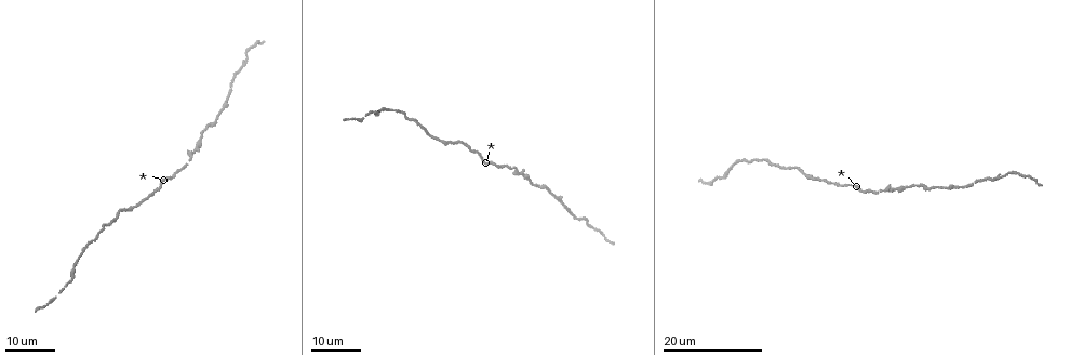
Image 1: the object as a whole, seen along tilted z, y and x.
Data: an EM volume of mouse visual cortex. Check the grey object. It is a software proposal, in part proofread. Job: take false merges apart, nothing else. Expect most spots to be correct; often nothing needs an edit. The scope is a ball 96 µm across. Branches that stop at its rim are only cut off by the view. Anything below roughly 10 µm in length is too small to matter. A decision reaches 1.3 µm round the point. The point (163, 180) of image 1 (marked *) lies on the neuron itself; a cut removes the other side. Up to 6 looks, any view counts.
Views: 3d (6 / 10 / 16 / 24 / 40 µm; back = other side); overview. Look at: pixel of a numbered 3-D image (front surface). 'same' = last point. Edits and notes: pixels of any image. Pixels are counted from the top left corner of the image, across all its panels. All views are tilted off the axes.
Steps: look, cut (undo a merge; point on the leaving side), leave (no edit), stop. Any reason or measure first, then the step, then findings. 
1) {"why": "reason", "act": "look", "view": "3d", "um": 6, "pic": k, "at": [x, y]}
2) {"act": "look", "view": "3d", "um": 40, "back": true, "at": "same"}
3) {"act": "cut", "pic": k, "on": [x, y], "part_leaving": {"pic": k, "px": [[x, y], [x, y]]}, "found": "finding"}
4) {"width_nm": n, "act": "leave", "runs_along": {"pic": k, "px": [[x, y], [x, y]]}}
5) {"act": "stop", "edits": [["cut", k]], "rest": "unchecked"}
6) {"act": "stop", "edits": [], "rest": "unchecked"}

{"why": "calibre changes", "act": "look", "view": "3d", "um": 16, "pic": 1, "at": [903, 186]}

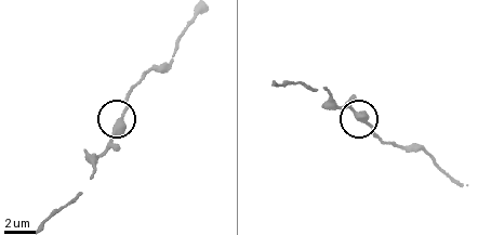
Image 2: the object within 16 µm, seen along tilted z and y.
{"act": "look", "view": "3d", "um": 10, "pic": 2, "at": [120, 115]}

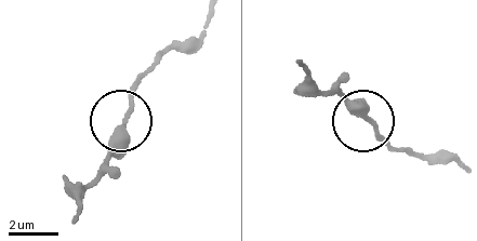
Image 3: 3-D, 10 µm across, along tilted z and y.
{"act": "leave", "runs_along": {"pic": 3, "px": [[76, 217], [145, 70]]}, "found": "all the same neuron"}

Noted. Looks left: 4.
{"why": "sudden change in width", "act": "look", "view": "3d", "um": 24, "pic": 1, "at": [927, 190]}

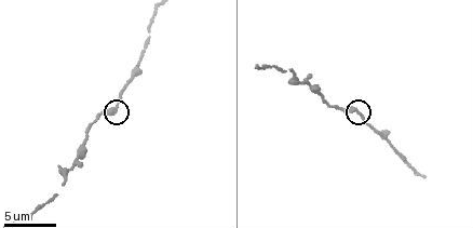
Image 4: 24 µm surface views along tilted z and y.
{"act": "look", "view": "3d", "um": 6, "pic": 4, "at": [355, 111]}

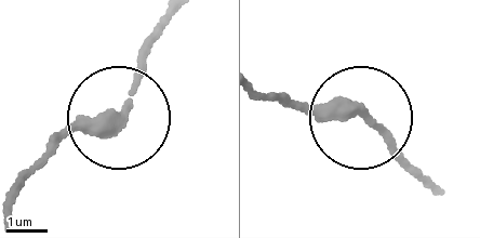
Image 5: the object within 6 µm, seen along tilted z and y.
{"act": "leave", "runs_along": {"pic": 5, "px": [[20, 185], [66, 135], [119, 117], [163, 27]]}, "found": "continuous, no second neuron"}

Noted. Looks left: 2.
{"why": "thick turns thin", "act": "look", "view": "3d", "um": 24, "pic": 1, "at": [81, 255]}

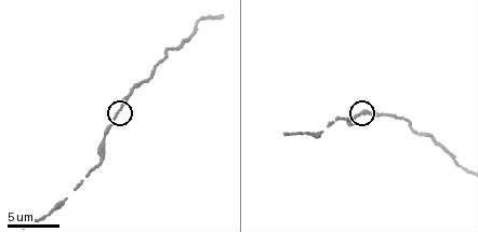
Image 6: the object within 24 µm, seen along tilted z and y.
{"why": "closer look", "act": "look", "view": "3d", "um": 10, "pic": 6, "at": [121, 108]}

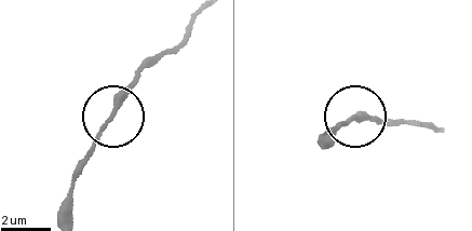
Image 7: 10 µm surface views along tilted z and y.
{"act": "leave", "found": "all the same neuron"}

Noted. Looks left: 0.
{"act": "stop", "edits": [], "rest": "unchecked"}

